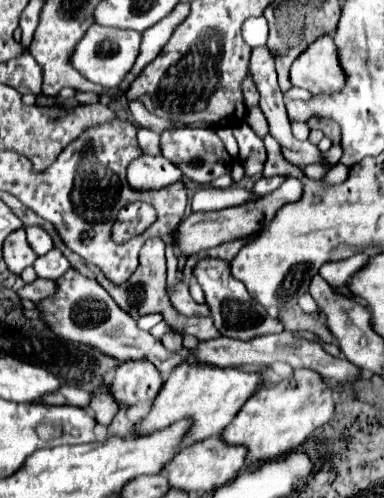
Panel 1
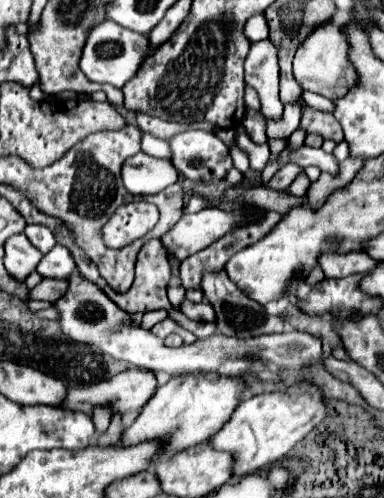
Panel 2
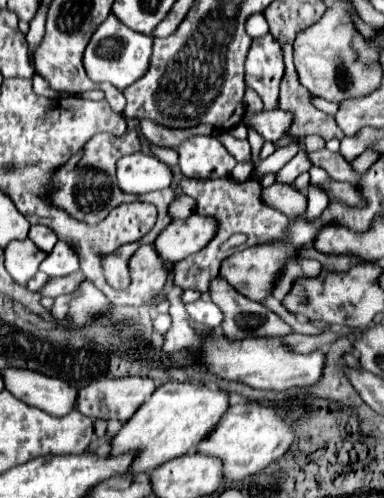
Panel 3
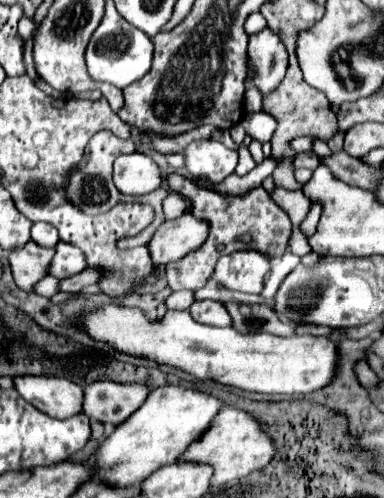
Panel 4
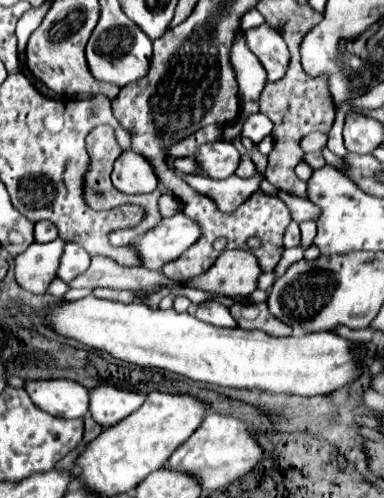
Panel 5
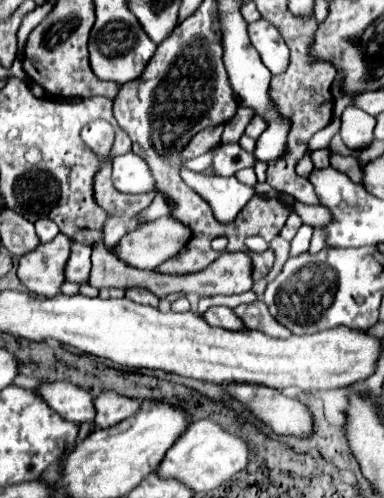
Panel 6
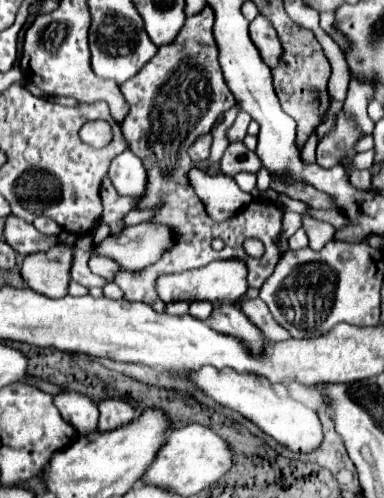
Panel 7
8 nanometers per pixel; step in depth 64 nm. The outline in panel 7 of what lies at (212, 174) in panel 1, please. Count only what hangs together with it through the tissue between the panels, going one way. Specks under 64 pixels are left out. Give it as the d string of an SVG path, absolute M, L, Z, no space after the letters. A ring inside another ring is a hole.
M232 142L228 144L222 160L220 160L220 170L226 176L236 176L240 172L252 172L256 174L262 168L260 158L256 156L256 152L248 150L244 146L244 142Z

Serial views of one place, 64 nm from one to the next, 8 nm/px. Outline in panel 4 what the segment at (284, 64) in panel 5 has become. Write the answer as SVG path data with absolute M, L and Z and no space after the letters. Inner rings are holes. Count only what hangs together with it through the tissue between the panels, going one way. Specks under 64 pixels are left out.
M264 28L256 34L250 34L248 56L256 66L254 86L264 94L280 84L288 68L288 52L276 32Z

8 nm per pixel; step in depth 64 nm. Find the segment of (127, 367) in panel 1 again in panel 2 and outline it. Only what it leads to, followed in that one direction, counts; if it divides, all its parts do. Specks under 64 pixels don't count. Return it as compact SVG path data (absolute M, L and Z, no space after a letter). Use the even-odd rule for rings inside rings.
M124 370L124 372L120 372L114 378L104 380L104 382L98 382L98 384L86 386L86 388L70 388L68 400L64 400L64 408L90 414L96 406L108 406L114 414L126 414L126 412L142 408L152 398L154 392L156 392L156 376L152 372Z

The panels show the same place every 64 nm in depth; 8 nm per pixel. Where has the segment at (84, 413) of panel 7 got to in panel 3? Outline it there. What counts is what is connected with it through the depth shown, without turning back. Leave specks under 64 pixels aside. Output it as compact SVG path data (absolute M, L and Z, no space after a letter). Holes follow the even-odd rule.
M30 370L2 372L6 390L28 406L36 406L50 416L66 416L76 410L78 390L60 378L50 378Z

